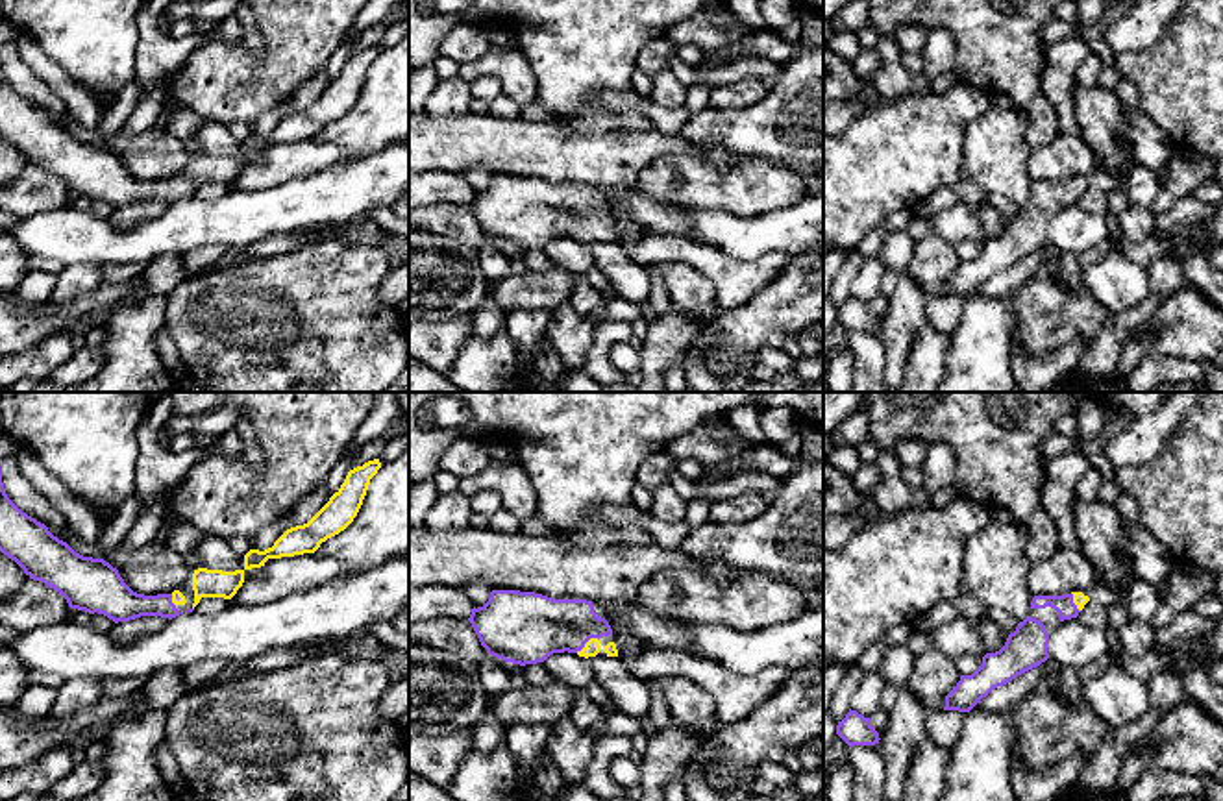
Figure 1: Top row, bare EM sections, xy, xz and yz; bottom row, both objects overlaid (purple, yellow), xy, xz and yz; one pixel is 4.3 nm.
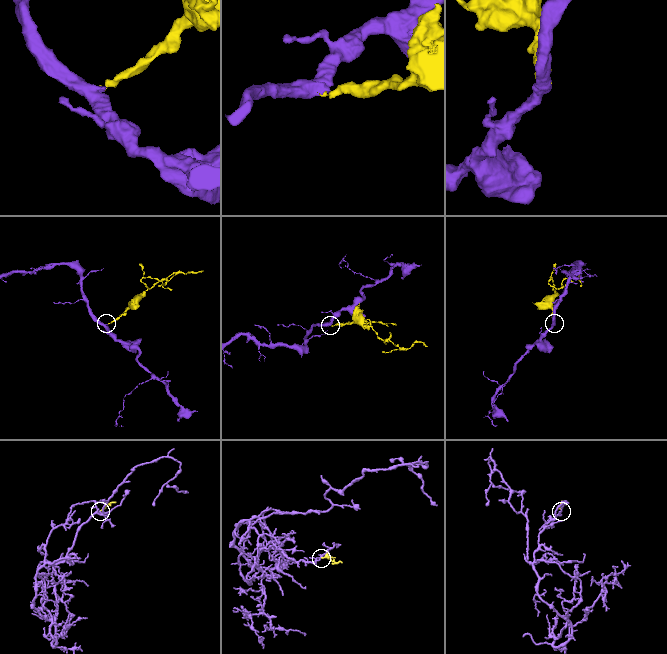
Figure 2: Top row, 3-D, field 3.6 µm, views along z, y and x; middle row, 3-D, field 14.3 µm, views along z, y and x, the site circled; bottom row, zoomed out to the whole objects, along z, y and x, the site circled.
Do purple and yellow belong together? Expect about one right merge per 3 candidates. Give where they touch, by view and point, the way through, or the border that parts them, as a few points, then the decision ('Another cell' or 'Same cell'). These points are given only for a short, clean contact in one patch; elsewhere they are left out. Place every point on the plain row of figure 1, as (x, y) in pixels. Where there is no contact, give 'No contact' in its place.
Touches purple at xz (585, 228). Path across: xz (530, 213), (570, 213), (585, 228), (592, 232). Same cell

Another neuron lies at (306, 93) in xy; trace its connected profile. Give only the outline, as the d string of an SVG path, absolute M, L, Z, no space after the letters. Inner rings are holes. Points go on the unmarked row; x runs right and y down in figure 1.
M327 68L315 72L302 81L290 94L290 102L285 105L274 105L250 122L252 135L265 137L290 113L307 109L331 83Z

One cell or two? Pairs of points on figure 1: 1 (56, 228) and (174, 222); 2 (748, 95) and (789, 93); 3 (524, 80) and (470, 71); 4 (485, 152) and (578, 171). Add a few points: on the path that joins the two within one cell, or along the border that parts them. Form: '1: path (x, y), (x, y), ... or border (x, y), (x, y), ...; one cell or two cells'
1: path (86, 237), (93, 241), (145, 241); one cell
2: border (770, 84), (768, 91), (752, 104), (724, 110); two cells
3: path (511, 71), (507, 67), (483, 67); one cell
4: path (507, 152), (555, 152); one cell

